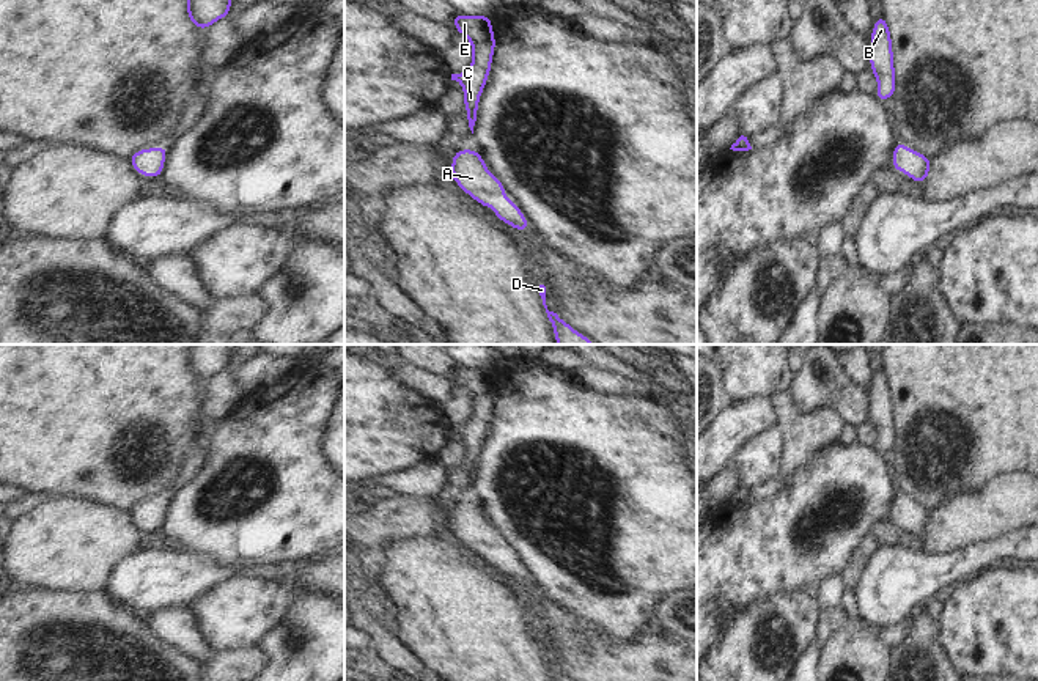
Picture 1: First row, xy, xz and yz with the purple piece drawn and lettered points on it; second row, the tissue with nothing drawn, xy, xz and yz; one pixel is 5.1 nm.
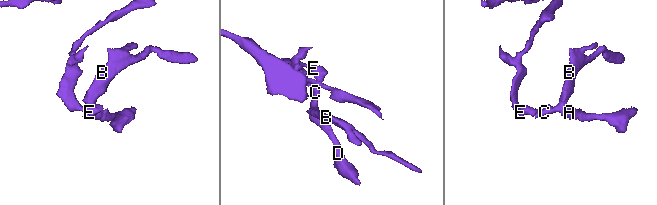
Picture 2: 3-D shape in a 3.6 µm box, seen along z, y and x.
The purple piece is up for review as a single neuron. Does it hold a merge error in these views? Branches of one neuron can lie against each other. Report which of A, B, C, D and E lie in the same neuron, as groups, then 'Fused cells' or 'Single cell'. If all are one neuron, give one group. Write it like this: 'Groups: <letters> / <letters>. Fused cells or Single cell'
Groups: A B C D E. Single cell.

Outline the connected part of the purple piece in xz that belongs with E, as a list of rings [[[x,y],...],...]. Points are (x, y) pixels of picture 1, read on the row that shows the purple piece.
[[[453,14],[453,24],[455,30],[464,35],[472,46],[473,60],[470,68],[464,72],[451,74],[451,80],[462,85],[464,109],[467,110],[469,127],[473,134],[473,126],[478,116],[478,102],[492,68],[492,55],[497,42],[494,38],[492,20],[486,14]]]

